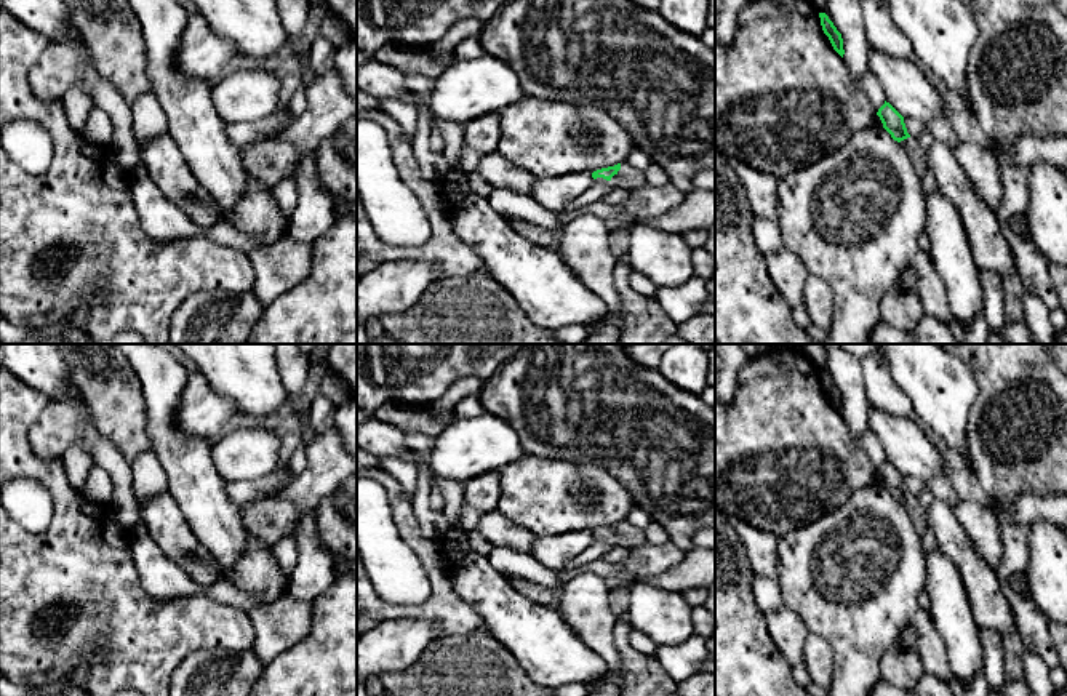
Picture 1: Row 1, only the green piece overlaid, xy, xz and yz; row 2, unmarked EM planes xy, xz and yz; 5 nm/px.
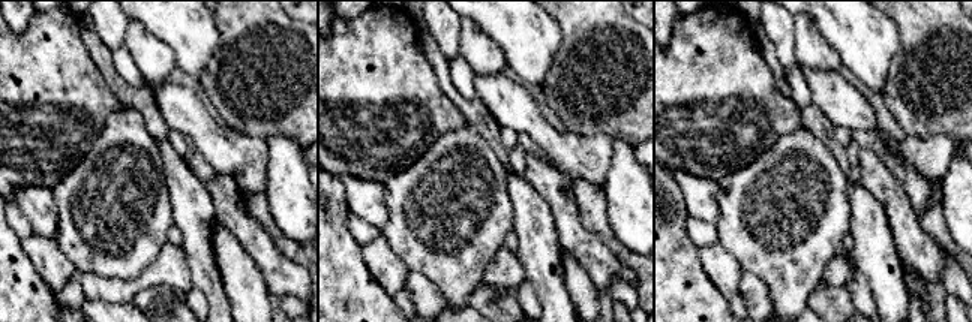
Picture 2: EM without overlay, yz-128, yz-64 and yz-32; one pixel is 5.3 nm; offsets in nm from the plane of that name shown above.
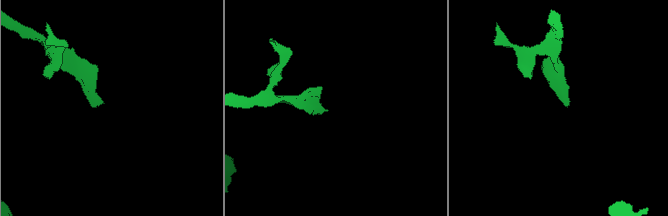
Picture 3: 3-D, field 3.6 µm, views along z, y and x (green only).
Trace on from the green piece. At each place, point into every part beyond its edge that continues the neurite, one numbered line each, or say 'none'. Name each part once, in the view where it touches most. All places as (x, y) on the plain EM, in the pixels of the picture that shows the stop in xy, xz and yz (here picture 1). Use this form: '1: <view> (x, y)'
1: xz (629, 536)

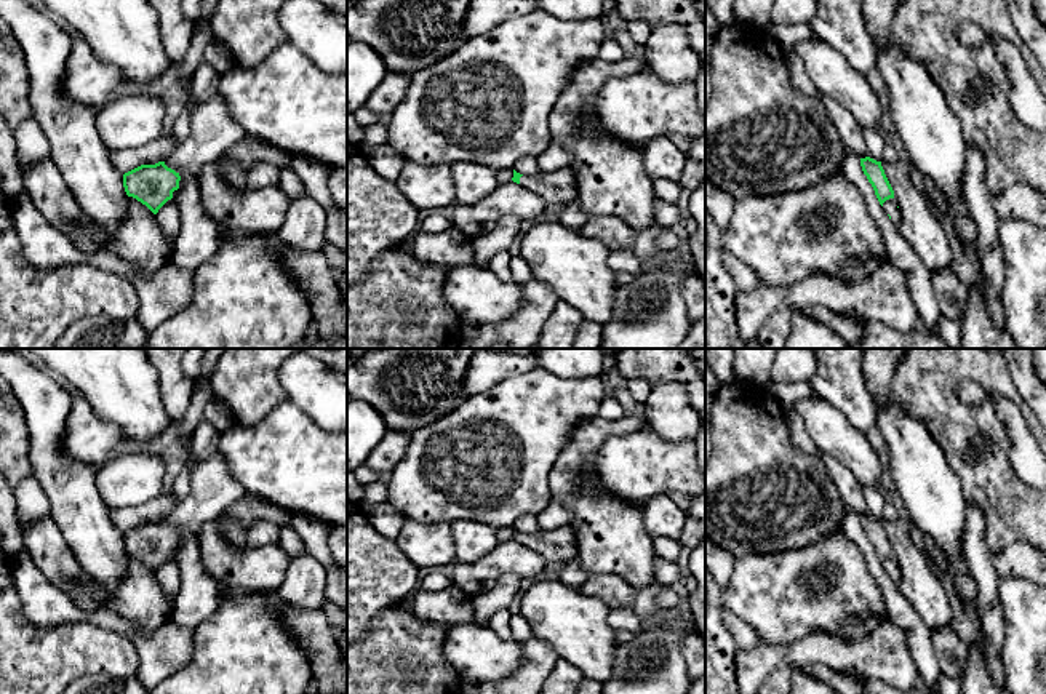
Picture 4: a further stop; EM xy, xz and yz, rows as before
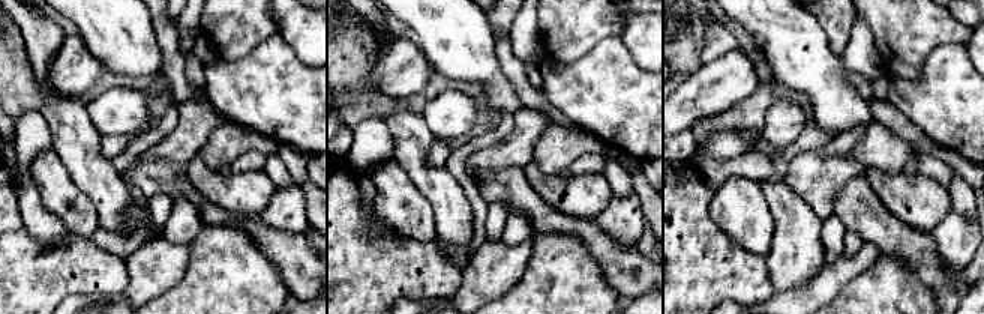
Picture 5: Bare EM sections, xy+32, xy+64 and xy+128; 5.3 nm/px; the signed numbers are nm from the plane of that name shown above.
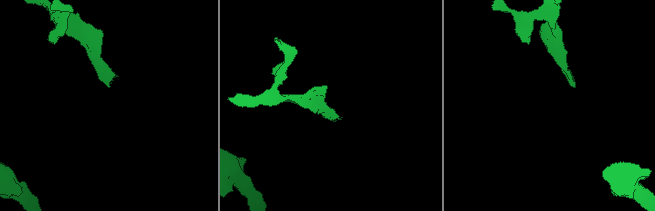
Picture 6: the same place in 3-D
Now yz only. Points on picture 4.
1: yz (890, 563)

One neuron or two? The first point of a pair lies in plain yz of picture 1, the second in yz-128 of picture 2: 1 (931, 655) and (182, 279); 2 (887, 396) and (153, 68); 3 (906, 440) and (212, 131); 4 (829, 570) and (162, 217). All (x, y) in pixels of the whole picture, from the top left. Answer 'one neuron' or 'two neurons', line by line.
1: two neurons
2: one neuron
3: one neuron
4: one neuron

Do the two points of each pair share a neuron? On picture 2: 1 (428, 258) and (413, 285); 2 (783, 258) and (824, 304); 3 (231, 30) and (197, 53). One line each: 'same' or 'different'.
1: different
2: different
3: different

